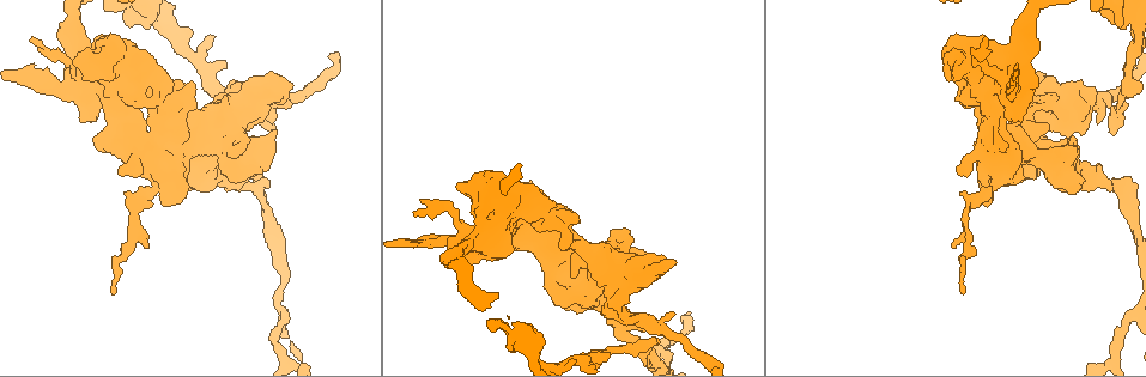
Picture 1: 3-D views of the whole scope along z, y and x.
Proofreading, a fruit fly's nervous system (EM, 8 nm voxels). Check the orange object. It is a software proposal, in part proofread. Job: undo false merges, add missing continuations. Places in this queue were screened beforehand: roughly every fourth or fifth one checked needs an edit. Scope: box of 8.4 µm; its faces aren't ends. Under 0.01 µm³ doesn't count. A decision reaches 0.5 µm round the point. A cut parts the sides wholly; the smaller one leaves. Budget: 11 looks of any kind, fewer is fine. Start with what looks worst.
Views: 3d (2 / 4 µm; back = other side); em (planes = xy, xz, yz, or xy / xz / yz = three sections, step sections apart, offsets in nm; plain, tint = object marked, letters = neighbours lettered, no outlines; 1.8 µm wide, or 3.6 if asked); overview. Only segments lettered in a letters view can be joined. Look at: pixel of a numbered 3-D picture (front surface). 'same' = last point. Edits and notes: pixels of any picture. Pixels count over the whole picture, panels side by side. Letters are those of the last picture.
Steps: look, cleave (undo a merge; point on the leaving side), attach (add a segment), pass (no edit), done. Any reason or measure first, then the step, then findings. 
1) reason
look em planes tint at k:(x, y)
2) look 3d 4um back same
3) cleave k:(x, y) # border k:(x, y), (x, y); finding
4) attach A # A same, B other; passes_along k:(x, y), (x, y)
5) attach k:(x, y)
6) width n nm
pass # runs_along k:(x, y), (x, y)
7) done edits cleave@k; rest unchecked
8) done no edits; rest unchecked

a fork
look em planes letters at 1:(653, 327)

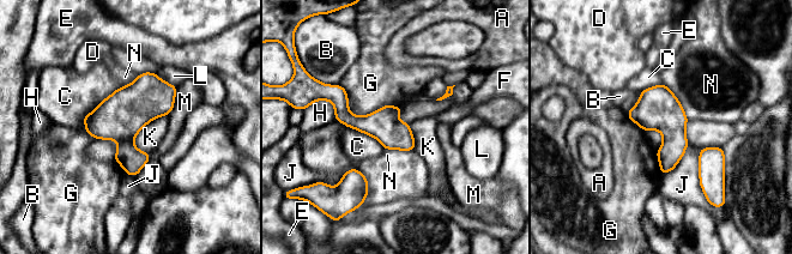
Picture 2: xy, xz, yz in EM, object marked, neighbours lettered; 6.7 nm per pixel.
pass # A other, B other, C other, D other, E other, F other, G other, H other, J other, K other, L other, M other, N other; runs_along 2:(334, 91), (354, 121), (384, 125), (411, 146); one neuron here

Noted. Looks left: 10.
look 3d 4um back at 1:(200, 127)

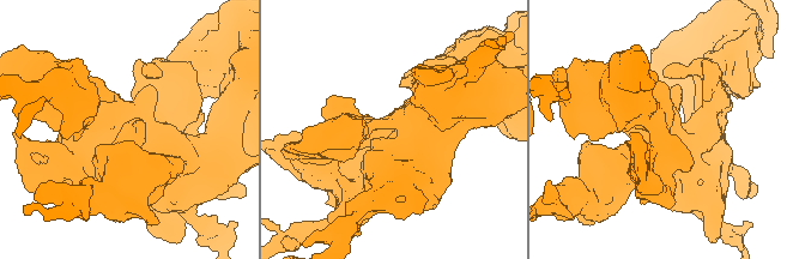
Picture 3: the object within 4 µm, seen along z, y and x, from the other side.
look em 3.6um xy step 8 tint at 3:(125, 125)

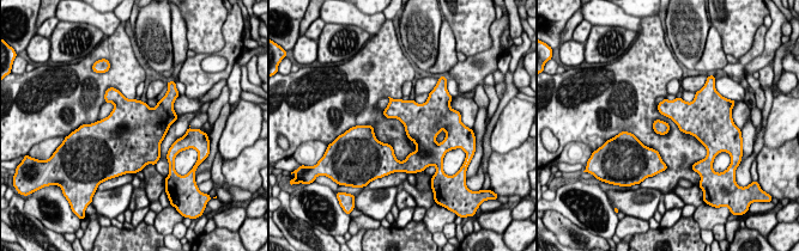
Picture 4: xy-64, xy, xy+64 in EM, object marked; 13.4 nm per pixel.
look em 3.6um planes letters same

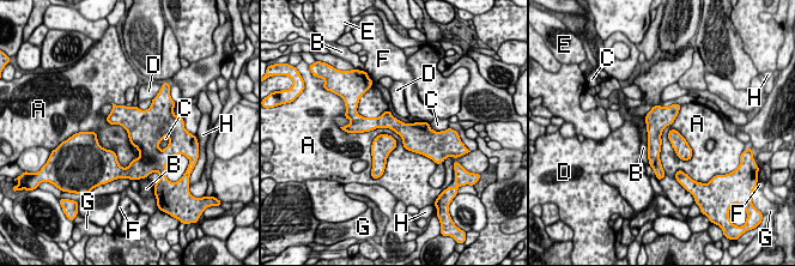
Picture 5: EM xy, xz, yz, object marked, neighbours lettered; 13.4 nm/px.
width 300 nm
pass # A other, B other, C other, D other, E other, F other, G other, H other; runs_along 5:(677, 107), (654, 130), (655, 165); continuous, no second neuron

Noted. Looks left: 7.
touches itself
look 3d 2um at 1:(106, 130)

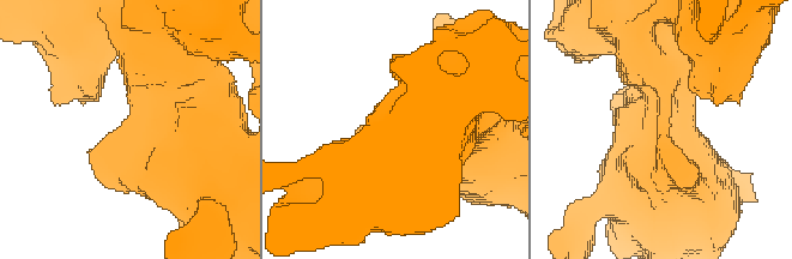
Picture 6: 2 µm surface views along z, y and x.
need the tissue
look em planes tint at 6:(128, 131)

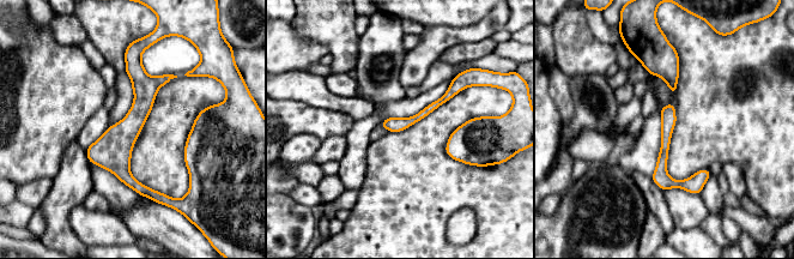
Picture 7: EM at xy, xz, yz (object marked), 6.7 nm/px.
see the neighbours
look em planes letters same

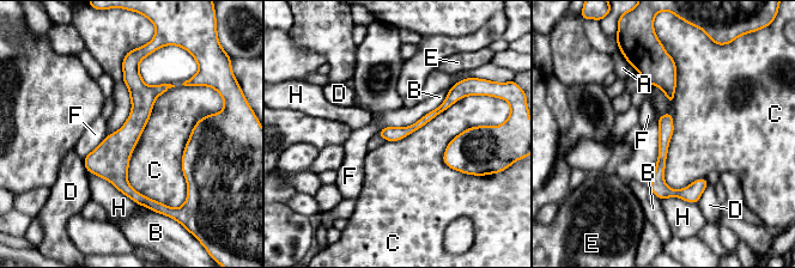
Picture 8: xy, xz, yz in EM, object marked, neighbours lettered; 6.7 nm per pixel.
pass # A other, B other, C other, D other, E other, F other, H other; runs_along 8:(135, 62), (120, 181), (147, 203); continuous, no second neuron

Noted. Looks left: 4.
abrupt turn
look em xy step 16 letters at 1:(1118, 19)

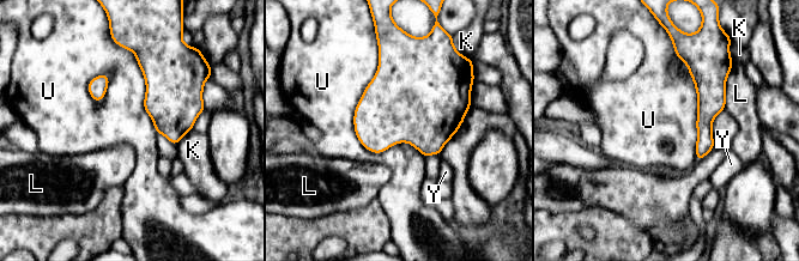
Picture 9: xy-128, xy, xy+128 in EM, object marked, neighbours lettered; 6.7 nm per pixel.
longest_contact U 800 nm
pass # K other, L other, U other, Y other; border 9:(379, 48), (355, 134), (424, 157); all the same neuron

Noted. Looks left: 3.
done no edits; rest unchecked

